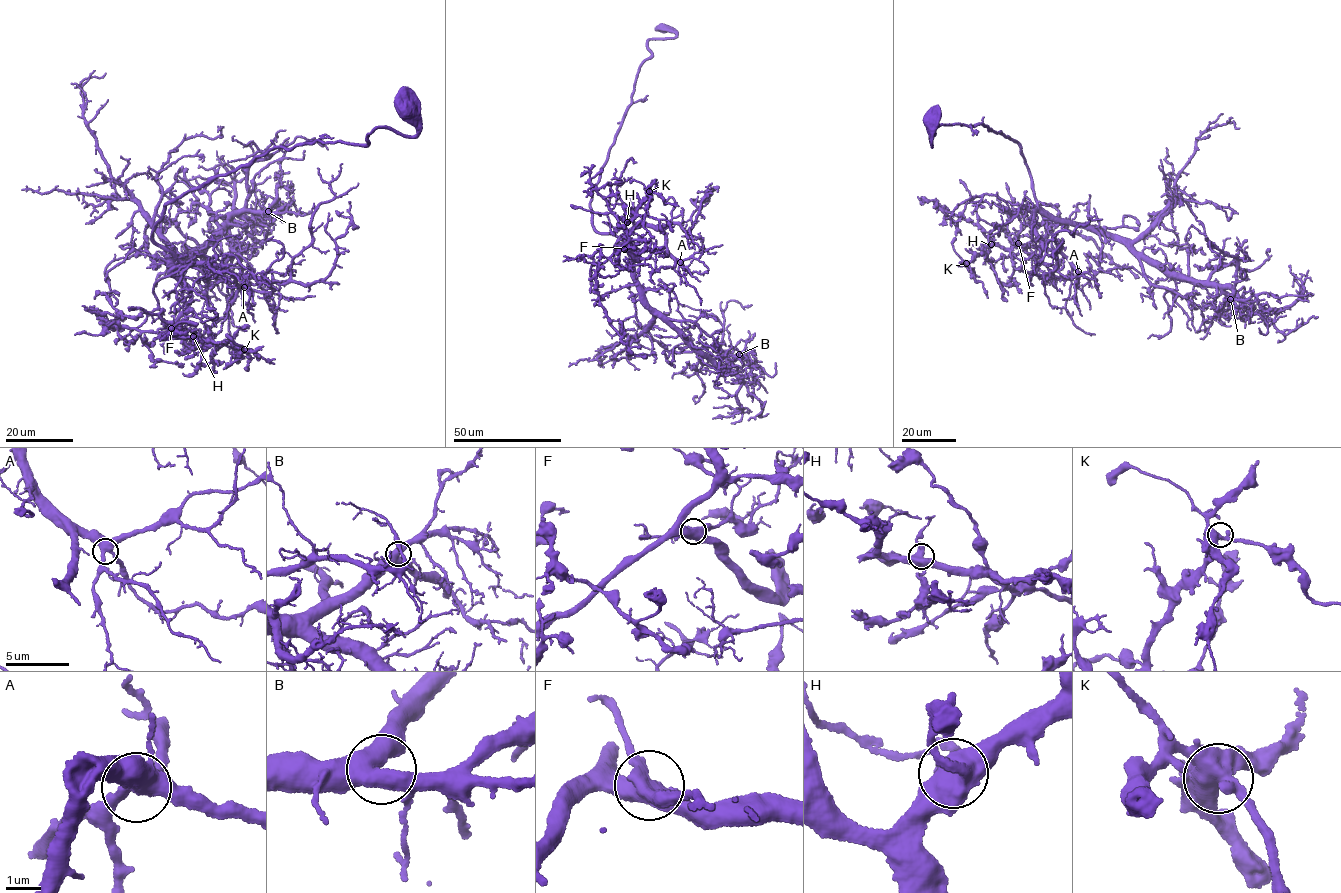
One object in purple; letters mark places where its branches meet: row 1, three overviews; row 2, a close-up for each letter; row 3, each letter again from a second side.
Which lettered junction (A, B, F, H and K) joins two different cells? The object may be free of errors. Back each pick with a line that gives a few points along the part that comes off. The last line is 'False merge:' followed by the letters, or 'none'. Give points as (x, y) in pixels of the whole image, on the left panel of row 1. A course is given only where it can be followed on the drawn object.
False merge: none

